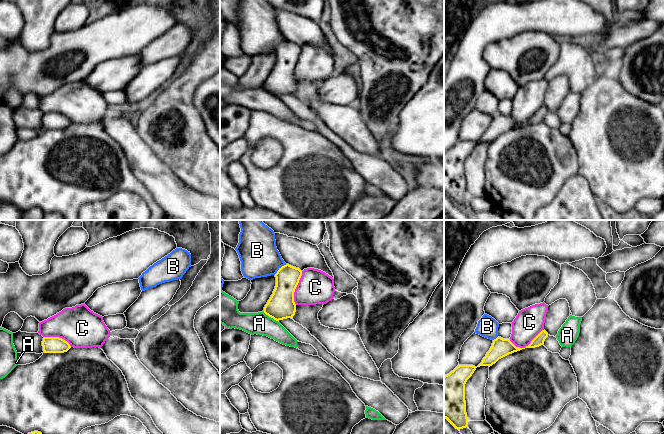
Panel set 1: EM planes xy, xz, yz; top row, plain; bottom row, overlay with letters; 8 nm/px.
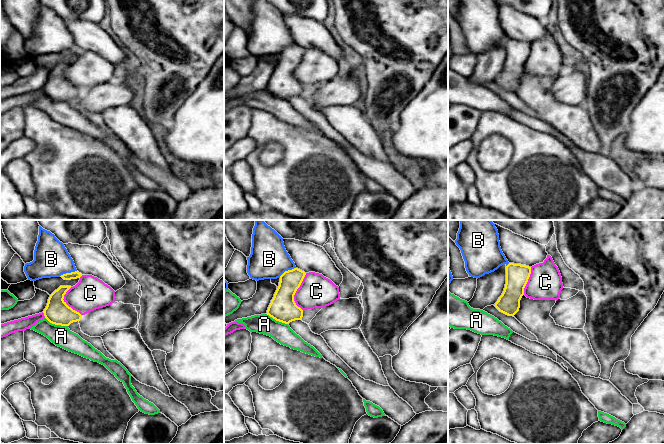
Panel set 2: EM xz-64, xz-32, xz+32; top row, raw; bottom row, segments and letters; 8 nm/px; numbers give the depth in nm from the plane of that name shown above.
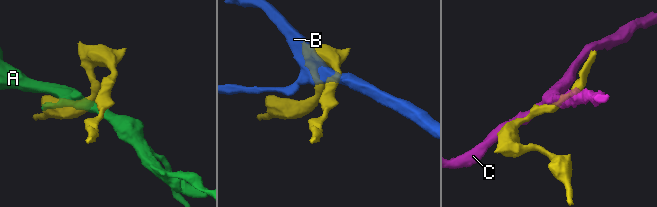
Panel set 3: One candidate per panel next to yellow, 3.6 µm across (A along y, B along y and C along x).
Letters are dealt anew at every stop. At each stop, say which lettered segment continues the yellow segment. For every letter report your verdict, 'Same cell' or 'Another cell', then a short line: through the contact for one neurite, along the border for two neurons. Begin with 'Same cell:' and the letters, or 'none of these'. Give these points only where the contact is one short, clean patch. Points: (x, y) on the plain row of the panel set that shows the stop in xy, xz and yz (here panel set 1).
Same cell: none of these
A: Another cell. Line: xz (263, 88), (277, 97)
B: Another cell. Line: xz (286, 40), (274, 50)
C: Another cell

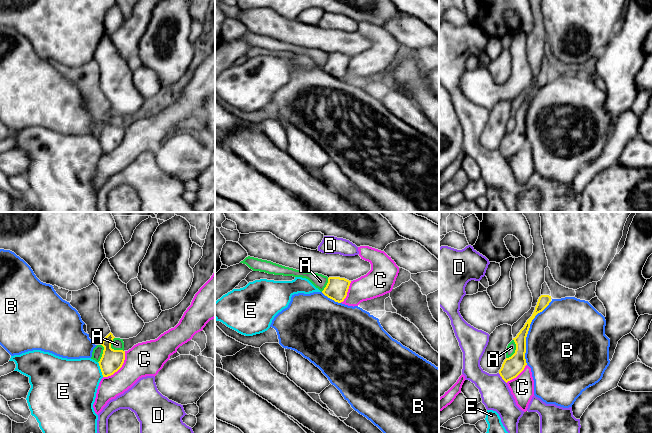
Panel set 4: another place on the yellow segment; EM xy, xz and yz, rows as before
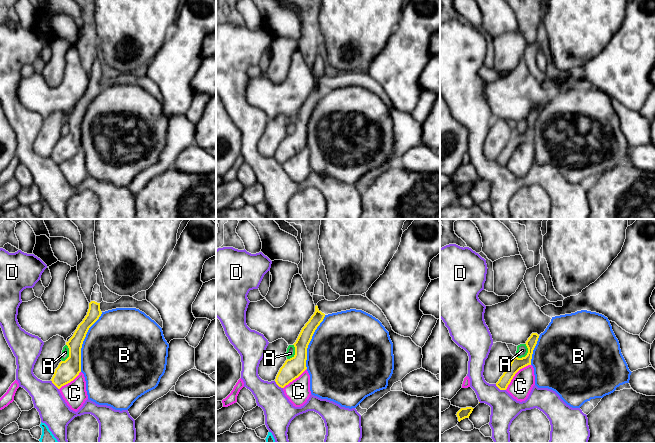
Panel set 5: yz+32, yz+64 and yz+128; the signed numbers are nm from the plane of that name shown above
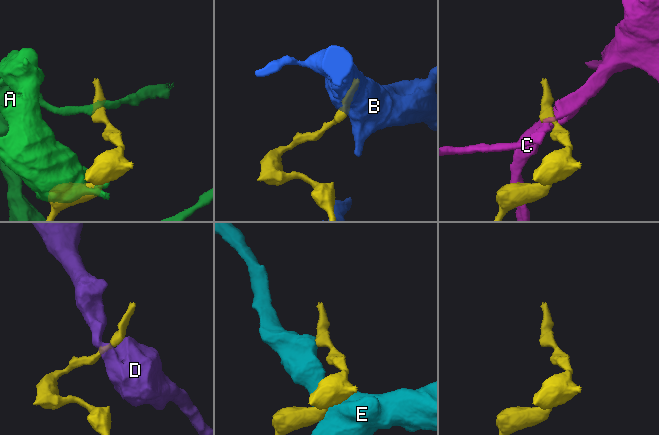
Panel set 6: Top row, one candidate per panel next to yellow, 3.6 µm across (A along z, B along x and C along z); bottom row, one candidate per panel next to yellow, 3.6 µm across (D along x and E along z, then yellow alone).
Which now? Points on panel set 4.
Same cell: none of these
A: Another cell. Line: xy (114, 113), (111, 123), (123, 127)
B: Another cell
C: Another cell. Line: xy (125, 127), (123, 140), (112, 150), (103, 153)
D: Another cell. Line: yz (498, 149), (506, 159)
E: Another cell. Line: xy (97, 138), (103, 152)

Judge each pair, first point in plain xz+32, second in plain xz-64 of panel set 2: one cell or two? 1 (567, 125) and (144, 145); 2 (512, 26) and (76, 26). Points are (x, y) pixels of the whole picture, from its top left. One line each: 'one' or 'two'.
1: one
2: one

